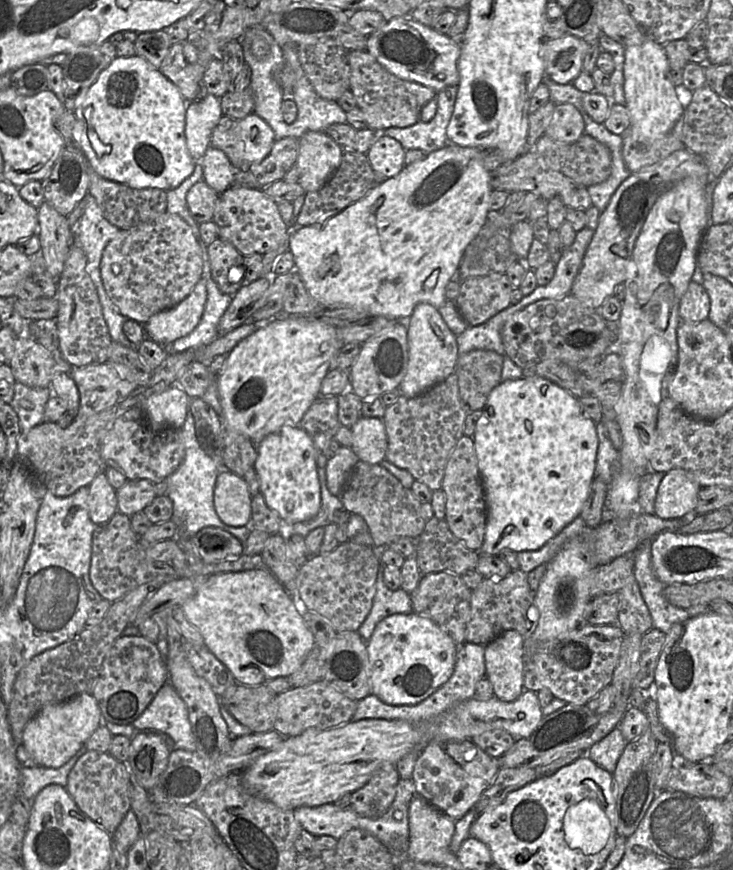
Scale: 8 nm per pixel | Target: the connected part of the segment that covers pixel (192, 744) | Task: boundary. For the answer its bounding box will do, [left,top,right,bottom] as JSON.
[131,682,196,751]

